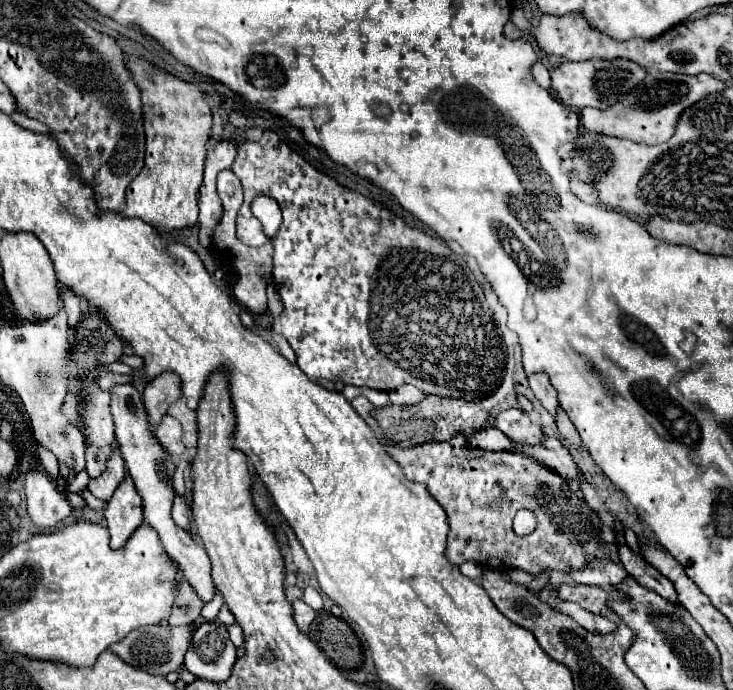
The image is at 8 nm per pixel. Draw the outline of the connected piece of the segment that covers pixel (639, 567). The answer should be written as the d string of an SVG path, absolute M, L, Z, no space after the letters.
M620 524L616 526L616 532L618 532L618 538L620 538L620 546L618 546L618 548L620 548L620 560L622 560L622 566L626 568L626 572L628 572L638 584L642 584L642 586L658 592L662 598L672 600L672 604L678 606L680 602L678 602L678 598L676 598L676 588L668 582L668 578L664 578L664 574L660 574L654 566L650 566L648 562L644 562L642 556L634 554L634 552L626 546L626 542L624 542L624 538L622 538L622 526L620 526Z

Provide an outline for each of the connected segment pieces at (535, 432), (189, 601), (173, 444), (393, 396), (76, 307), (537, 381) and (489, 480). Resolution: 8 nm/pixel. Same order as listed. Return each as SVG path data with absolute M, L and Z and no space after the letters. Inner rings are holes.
M512 408L506 412L500 412L494 418L494 426L498 430L502 430L508 438L512 438L512 442L516 444L540 444L544 434L540 430L540 426L536 426L522 410Z
M178 568L176 572L176 598L172 606L172 614L168 618L170 626L182 626L194 622L204 608L204 602L200 602L200 596L192 590L190 582L184 578L184 572Z
M166 414L158 426L156 426L156 436L160 440L160 444L170 452L170 454L182 454L184 452L184 442L182 442L182 436L184 436L184 430L182 430L182 424Z
M400 386L392 392L388 392L388 396L390 396L390 404L408 406L408 404L418 404L424 398L424 392L416 390L414 386Z
M58 284L58 294L60 294L62 306L64 306L67 313L68 326L74 330L80 322L80 300L72 290L68 290L66 286L60 286L60 284Z
M532 374L532 376L528 376L528 382L530 382L530 388L532 388L534 396L542 402L542 406L544 406L552 416L556 416L558 410L560 410L560 402L558 402L556 388L550 384L548 376L546 376L546 374Z
M354 398L352 406L375 432L386 452L402 466L406 478L424 484L430 496L446 510L450 524L446 554L450 562L464 564L474 560L476 564L492 566L494 570L518 568L536 578L542 572L550 574L554 570L570 574L572 570L590 566L590 562L598 558L600 516L586 504L582 492L572 482L564 482L554 470L522 452L468 448L466 434L454 434L444 442L400 448L383 436L380 426L372 418L376 406L368 398ZM522 508L538 512L538 526L528 536L516 536L512 528L512 520Z

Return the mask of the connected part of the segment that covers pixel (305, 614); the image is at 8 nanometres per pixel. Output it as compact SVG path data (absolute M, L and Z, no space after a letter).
M294 600L292 606L294 606L294 622L298 624L300 630L308 630L308 626L314 620L316 612L310 606L306 606L302 600Z

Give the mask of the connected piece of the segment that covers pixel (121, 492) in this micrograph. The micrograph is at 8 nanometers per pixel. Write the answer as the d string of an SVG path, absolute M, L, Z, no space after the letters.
M126 474L124 482L118 486L116 494L110 498L106 510L104 510L108 532L110 532L110 544L114 550L124 546L132 532L144 524L142 518L142 500L134 488L132 478Z

